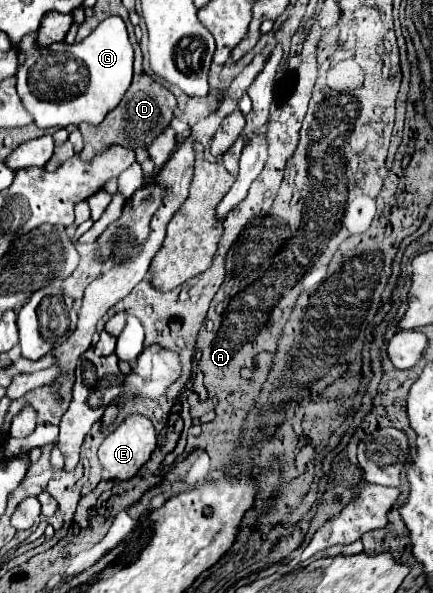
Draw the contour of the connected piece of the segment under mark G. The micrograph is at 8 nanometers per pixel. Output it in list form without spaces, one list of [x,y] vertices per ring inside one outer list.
[[[110,16],[82,42],[82,44],[52,44],[48,48],[50,52],[64,52],[70,58],[82,62],[88,70],[88,86],[78,98],[66,98],[66,100],[50,100],[48,96],[42,96],[36,86],[32,86],[30,70],[40,58],[40,50],[36,50],[34,56],[26,60],[16,72],[18,78],[18,94],[26,106],[26,110],[32,114],[38,128],[66,128],[70,124],[100,124],[110,110],[114,110],[122,96],[126,94],[130,82],[132,82],[132,64],[134,64],[134,50],[128,40],[128,32],[124,26],[124,20],[118,16]]]

